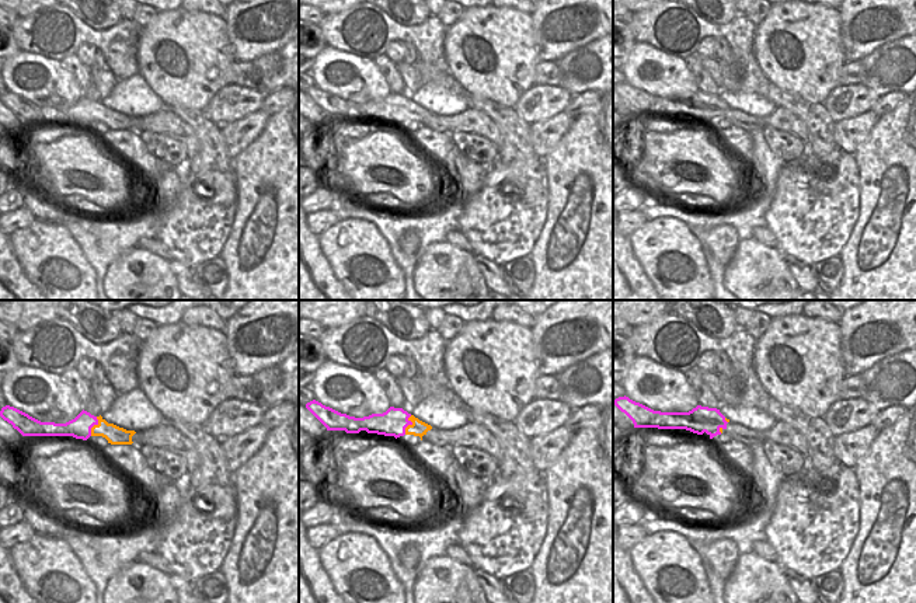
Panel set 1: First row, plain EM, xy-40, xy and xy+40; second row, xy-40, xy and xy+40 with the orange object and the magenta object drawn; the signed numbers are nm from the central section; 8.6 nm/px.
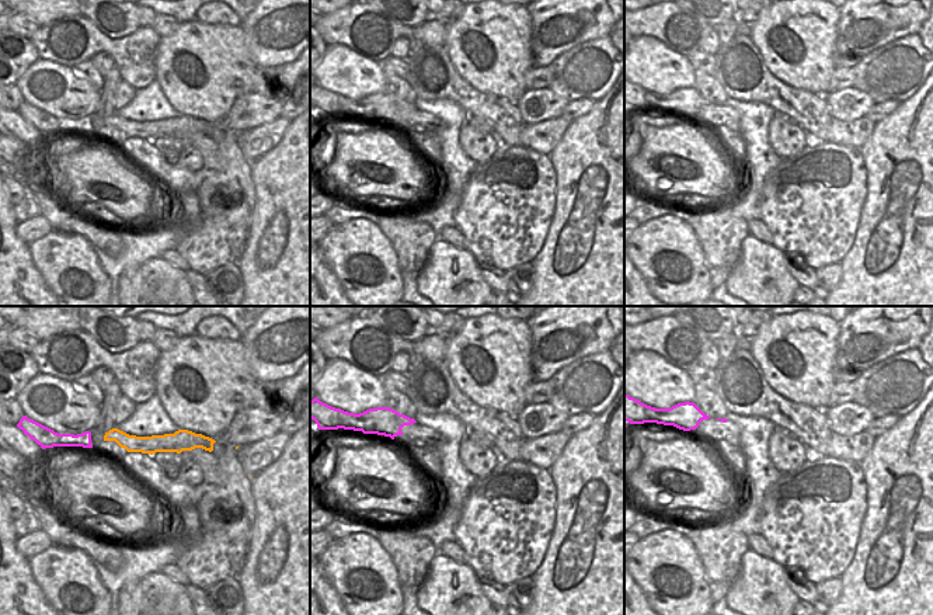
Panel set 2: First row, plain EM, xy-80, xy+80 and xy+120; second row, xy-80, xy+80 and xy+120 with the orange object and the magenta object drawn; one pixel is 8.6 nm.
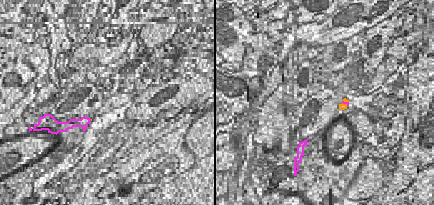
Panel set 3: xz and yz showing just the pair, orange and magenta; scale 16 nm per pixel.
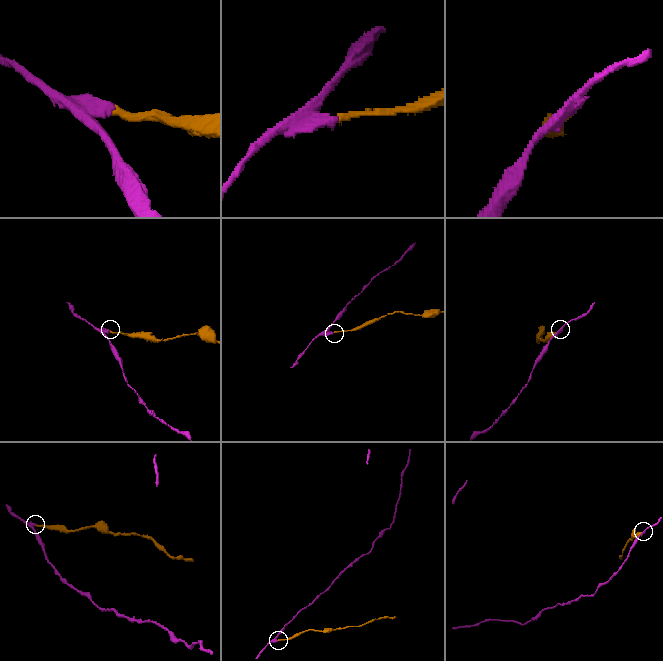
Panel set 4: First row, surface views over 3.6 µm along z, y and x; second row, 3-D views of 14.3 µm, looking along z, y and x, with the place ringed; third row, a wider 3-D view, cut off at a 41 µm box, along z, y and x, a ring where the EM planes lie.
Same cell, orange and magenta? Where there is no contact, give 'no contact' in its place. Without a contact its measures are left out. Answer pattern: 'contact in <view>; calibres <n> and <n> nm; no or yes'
contact in xy; calibres 140 and 240 nm; no

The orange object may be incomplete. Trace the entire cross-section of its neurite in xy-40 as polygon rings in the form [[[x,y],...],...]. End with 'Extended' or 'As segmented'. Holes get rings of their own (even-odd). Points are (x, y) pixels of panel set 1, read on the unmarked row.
[[[101,101],[97,102],[98,109],[91,114],[91,122],[102,122],[111,130],[132,130],[135,116],[126,116],[114,109],[108,109]]]. As segmented.

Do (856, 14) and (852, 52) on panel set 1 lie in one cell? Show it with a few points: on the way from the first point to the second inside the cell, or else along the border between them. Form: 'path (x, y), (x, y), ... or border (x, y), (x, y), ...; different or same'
path (856, 24), (856, 42); same

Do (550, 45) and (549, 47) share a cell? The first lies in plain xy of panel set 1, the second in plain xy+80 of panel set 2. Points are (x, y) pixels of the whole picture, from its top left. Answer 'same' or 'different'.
same

